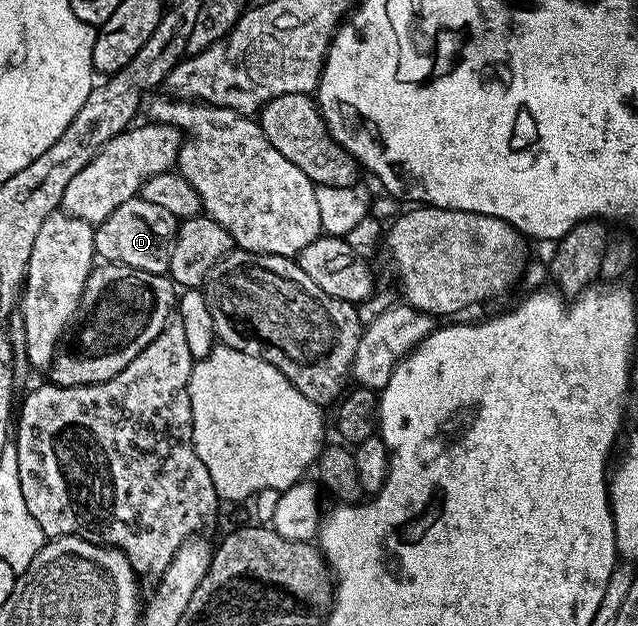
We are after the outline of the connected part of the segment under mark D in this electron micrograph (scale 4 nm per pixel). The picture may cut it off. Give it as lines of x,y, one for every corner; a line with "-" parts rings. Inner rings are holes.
140,198
129,200
116,206
116,210
95,227
95,253
110,264
123,264
121,267
126,270
167,275
179,223
178,217
168,214
168,210
153,202
144,202

